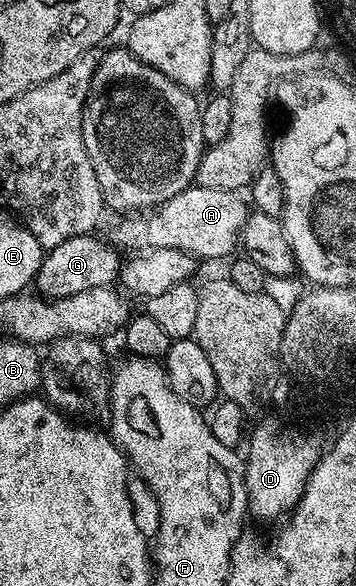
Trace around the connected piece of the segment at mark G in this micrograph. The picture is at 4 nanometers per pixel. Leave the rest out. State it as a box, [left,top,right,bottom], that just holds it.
[36,234,123,300]

